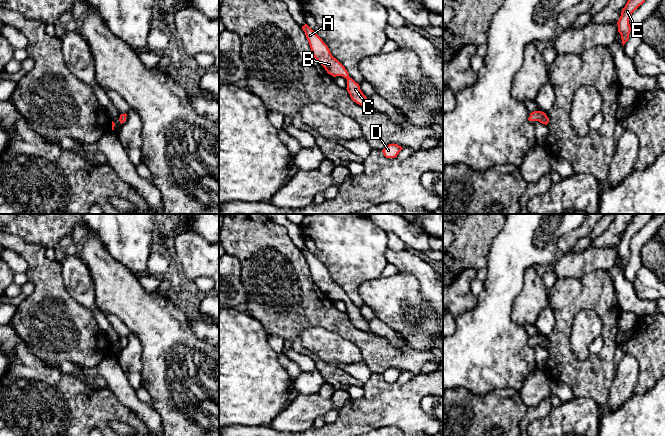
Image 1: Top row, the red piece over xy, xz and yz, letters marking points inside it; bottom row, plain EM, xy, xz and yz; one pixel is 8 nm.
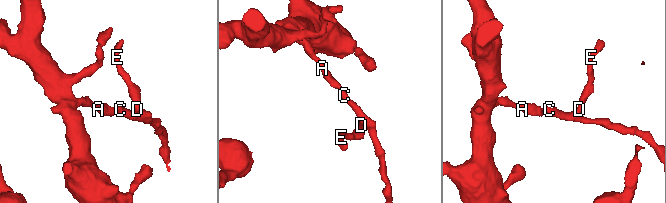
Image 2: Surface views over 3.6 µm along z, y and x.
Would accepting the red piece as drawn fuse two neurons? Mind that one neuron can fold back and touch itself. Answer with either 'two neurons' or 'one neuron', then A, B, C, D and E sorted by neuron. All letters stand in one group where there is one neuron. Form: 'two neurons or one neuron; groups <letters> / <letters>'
one neuron; groups A B C D E

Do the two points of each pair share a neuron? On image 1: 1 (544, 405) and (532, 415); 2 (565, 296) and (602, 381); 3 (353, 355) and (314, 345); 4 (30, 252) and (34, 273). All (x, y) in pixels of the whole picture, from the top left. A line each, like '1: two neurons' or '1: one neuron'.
1: one neuron
2: one neuron
3: one neuron
4: one neuron

